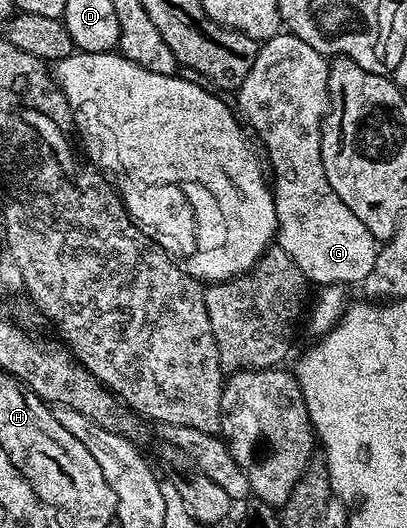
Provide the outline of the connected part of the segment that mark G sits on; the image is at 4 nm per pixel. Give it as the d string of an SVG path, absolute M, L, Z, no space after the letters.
M280 31L259 46L257 59L253 59L253 67L249 75L245 75L245 83L237 90L239 97L238 112L245 118L246 124L251 124L250 132L263 140L267 148L267 157L271 160L273 177L273 192L275 195L275 210L277 211L277 244L282 247L301 267L308 282L322 287L326 285L349 286L350 281L362 283L373 271L373 263L377 252L377 242L373 235L369 235L369 227L337 199L333 187L329 187L329 179L325 179L325 167L321 163L321 131L323 118L331 100L327 84L329 83L329 61L322 57L305 39L297 39L293 34Z

